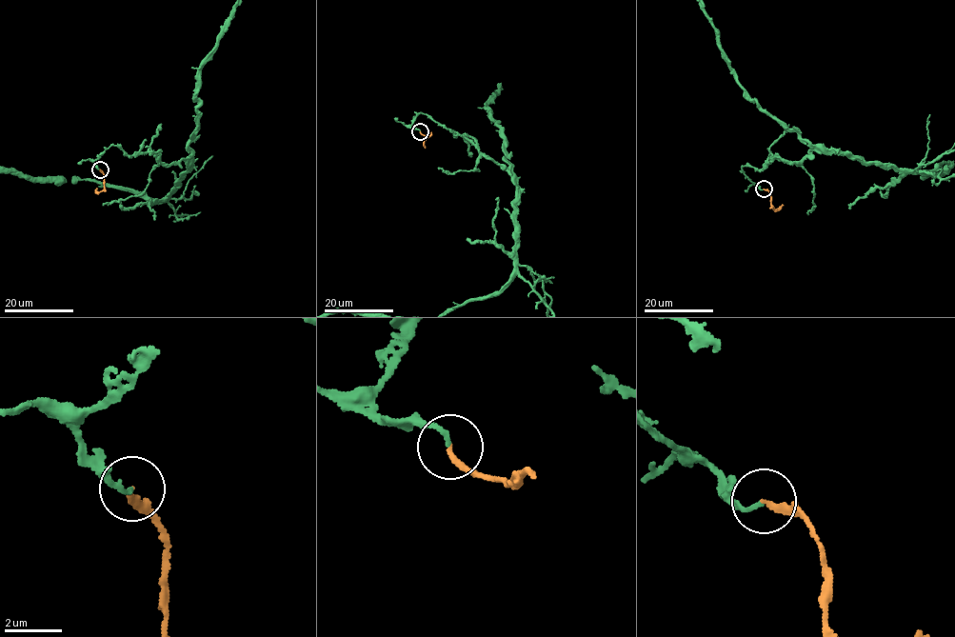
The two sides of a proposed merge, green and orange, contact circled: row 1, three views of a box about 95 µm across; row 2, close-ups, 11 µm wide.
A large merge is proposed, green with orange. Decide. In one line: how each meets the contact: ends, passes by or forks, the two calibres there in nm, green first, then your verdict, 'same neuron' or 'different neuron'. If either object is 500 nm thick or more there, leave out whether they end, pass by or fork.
green ends; orange ends; calibres 150 and 200 nm; same neuron

